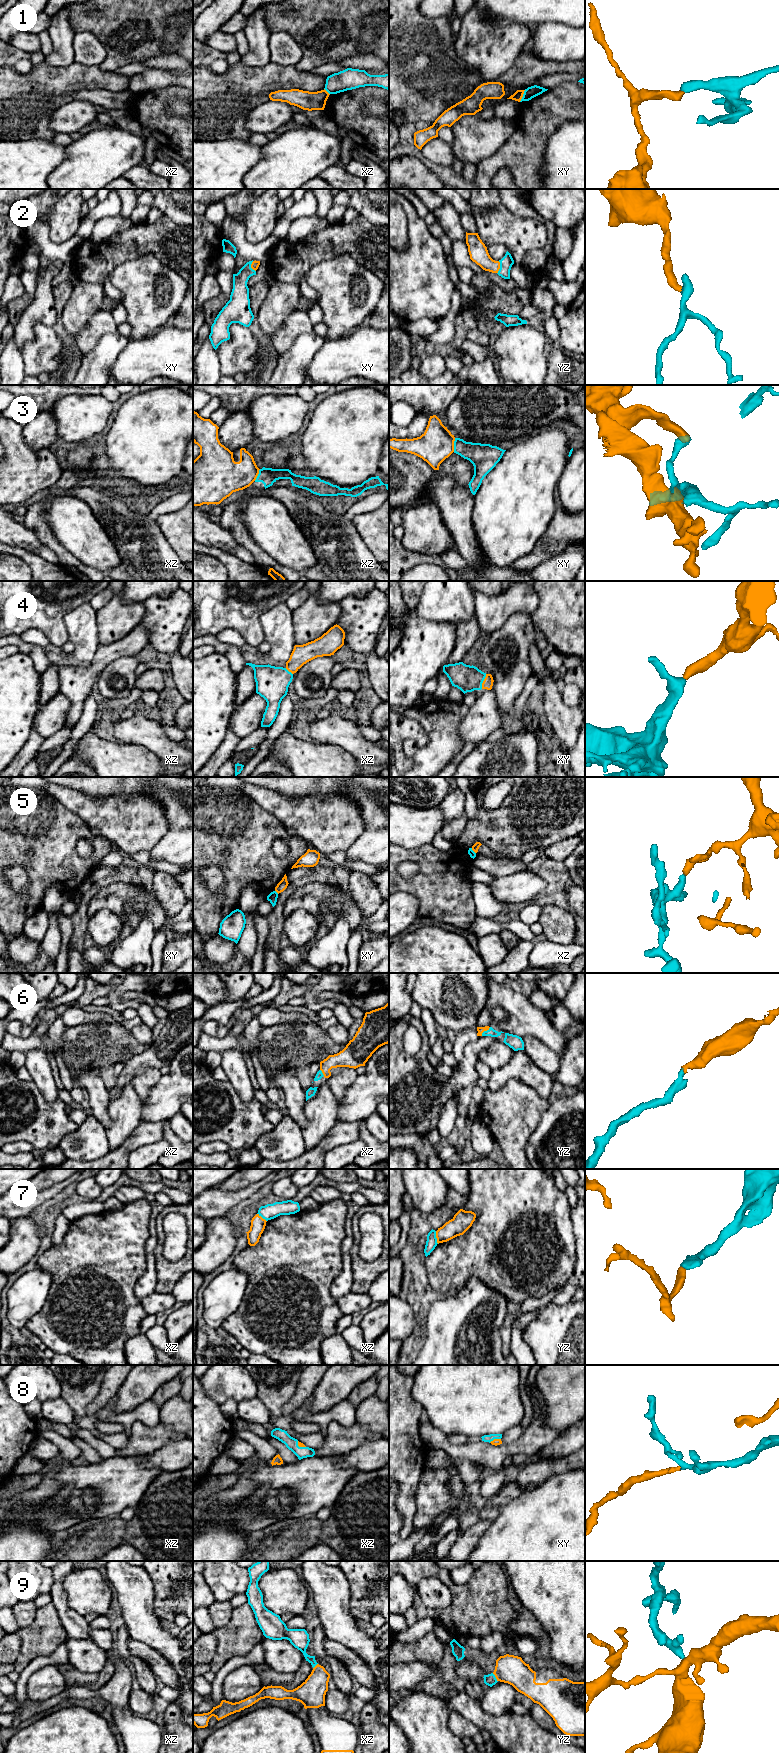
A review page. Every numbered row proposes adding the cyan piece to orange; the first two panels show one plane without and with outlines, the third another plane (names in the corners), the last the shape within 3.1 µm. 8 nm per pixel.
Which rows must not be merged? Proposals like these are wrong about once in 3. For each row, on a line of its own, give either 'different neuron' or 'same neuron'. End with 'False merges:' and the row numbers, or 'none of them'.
1: different neuron
2: same neuron
3: different neuron
4: same neuron
5: different neuron
6: same neuron
7: different neuron
8: same neuron
9: same neuron
False merges: 1, 3, 5, 7

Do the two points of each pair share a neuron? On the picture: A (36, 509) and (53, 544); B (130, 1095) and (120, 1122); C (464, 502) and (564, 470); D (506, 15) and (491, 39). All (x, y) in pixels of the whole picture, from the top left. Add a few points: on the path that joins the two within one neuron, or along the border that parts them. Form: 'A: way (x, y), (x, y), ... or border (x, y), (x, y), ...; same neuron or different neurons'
A: way (36, 518), (36, 523), (45, 535); same neuron
B: way (128, 1102), (125, 1108), (125, 1115); same neuron
C: border (474, 495), (473, 523); different neurons
D: border (480, 12), (497, 26), (512, 23), (522, 25); different neurons

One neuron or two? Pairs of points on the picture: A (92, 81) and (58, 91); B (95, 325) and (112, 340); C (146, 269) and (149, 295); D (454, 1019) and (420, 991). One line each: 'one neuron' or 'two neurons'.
A: one neuron
B: two neurons
C: one neuron
D: one neuron

